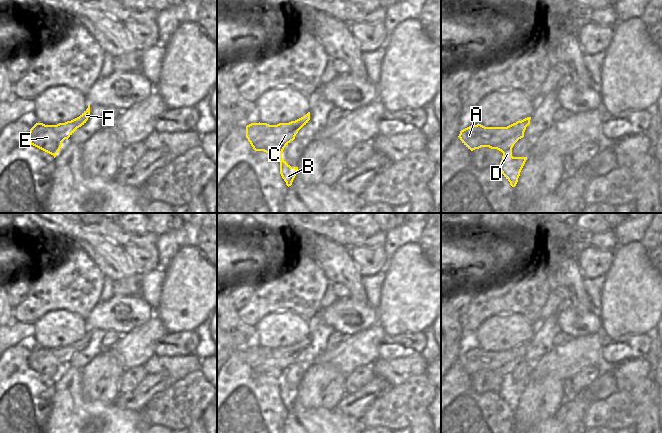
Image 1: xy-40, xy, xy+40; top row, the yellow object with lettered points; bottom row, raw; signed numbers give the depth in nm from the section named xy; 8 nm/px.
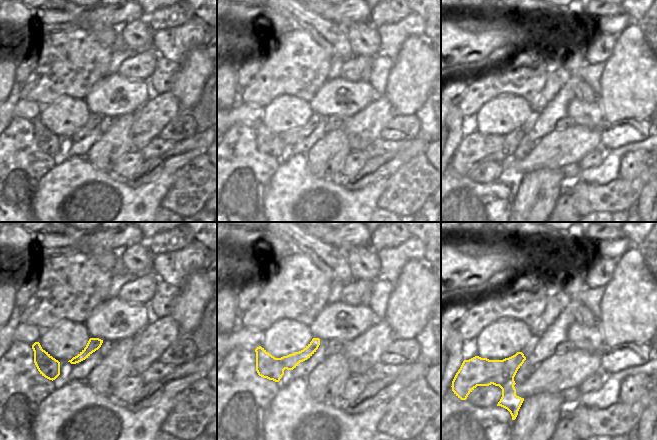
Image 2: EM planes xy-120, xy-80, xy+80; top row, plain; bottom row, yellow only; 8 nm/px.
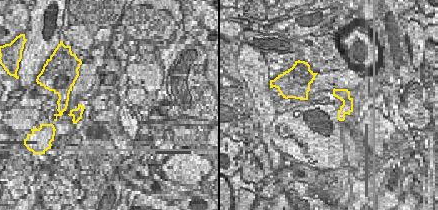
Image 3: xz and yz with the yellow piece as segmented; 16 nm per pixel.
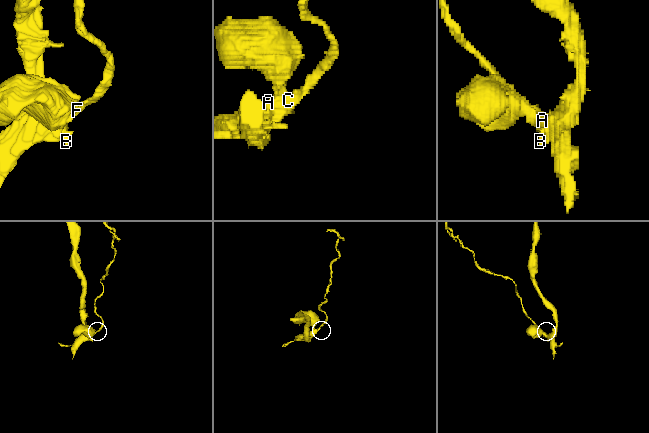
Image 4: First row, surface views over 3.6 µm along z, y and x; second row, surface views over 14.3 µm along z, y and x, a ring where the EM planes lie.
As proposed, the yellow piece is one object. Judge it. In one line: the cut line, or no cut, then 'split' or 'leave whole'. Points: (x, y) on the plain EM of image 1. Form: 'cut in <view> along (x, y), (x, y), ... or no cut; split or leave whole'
cut in xy along (285, 347), (287, 350), (301, 351); split

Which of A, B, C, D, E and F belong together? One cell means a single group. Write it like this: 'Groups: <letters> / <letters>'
Groups: A B C D E / F

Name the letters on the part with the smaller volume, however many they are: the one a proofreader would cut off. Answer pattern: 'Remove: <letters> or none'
Remove: F

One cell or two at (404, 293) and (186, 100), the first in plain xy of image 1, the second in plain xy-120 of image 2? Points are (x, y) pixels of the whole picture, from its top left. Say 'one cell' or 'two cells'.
one cell

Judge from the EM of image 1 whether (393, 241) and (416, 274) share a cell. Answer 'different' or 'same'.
different

